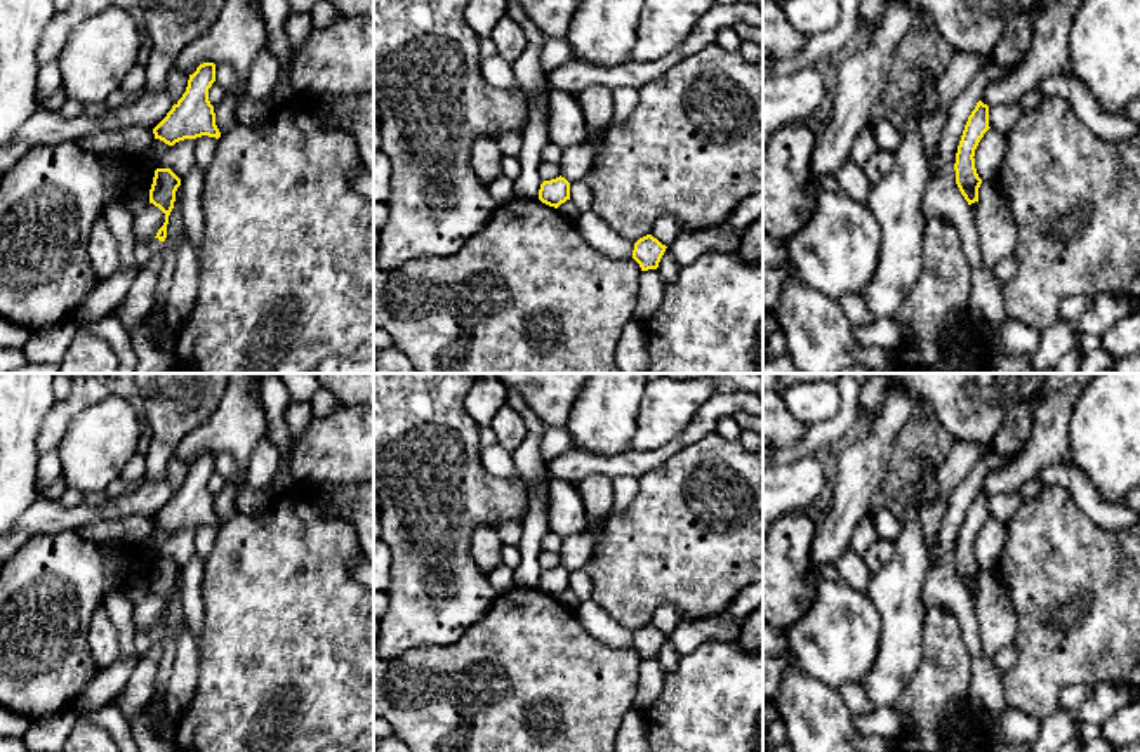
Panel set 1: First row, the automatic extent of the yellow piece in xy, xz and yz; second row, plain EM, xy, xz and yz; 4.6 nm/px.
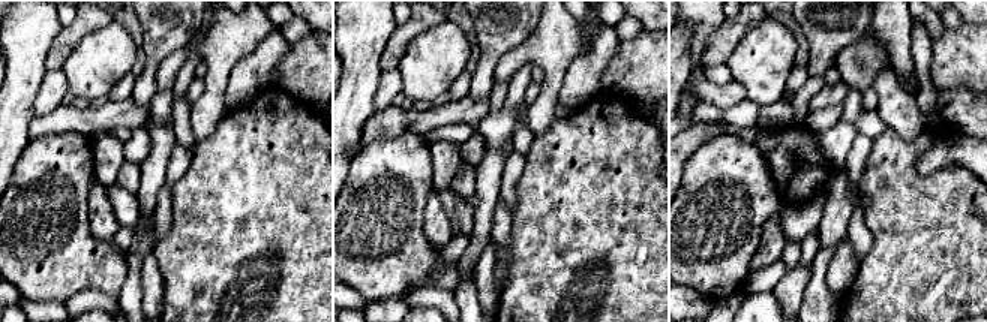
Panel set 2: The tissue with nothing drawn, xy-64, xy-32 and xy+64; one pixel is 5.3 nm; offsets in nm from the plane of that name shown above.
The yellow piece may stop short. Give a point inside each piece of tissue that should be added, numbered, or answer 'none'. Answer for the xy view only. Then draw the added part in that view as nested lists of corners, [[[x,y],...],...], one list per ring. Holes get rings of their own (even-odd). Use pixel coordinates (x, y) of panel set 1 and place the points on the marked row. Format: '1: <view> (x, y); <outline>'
1: xy (138, 303); [[[153,238],[148,247],[149,262],[144,269],[136,273],[134,281],[127,290],[116,314],[127,332],[132,332],[153,311],[153,295],[162,269],[163,241]]]

